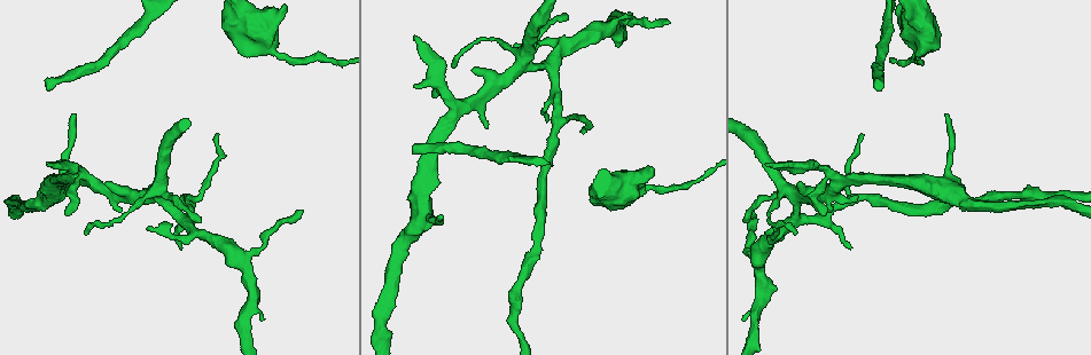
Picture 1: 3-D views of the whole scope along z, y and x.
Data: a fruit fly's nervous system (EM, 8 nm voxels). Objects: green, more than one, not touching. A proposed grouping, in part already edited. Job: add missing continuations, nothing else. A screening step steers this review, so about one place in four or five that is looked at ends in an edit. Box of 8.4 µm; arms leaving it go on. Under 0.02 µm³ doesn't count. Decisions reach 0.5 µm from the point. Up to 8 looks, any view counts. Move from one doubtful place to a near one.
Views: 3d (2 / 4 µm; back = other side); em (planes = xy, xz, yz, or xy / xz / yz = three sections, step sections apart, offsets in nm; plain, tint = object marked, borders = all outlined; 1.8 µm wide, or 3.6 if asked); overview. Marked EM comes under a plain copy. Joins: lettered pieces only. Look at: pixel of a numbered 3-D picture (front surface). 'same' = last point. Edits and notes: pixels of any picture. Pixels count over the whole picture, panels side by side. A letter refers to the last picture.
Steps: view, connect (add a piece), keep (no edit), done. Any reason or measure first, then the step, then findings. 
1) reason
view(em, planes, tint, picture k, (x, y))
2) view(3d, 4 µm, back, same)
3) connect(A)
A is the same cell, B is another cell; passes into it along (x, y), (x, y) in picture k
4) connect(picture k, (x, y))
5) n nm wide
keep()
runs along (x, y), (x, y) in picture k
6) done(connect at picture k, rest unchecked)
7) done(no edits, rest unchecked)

tapers out
view(em, yz, step 8, borders, picture 1, (754, 213))

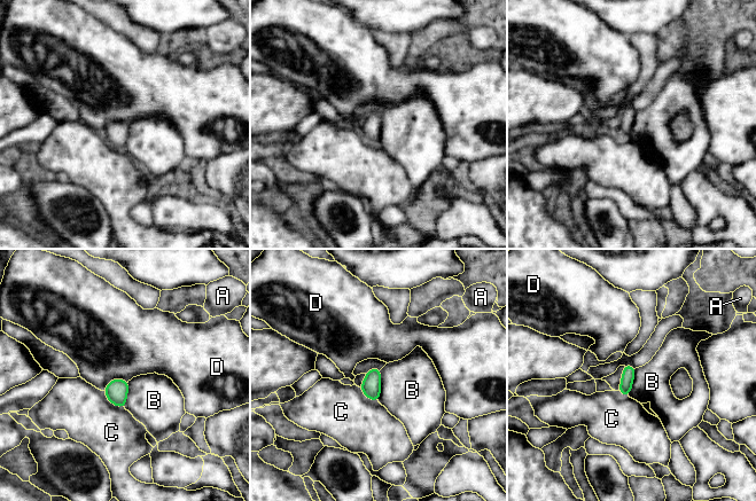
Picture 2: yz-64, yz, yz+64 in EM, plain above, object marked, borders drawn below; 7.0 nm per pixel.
keep()
A, B, C and D are other cells; none of them fits

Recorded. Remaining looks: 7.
free end
view(3d, 4 µm, picture 1, (586, 132))

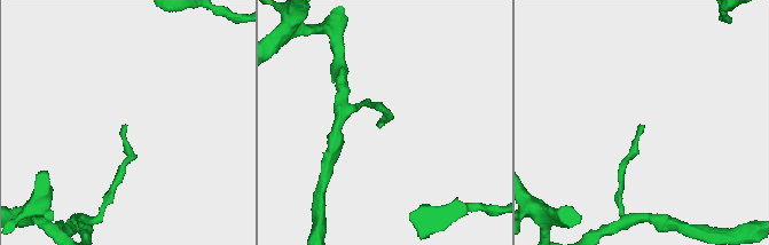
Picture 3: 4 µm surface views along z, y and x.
view(em, planes, borders, picture 3, (379, 124))

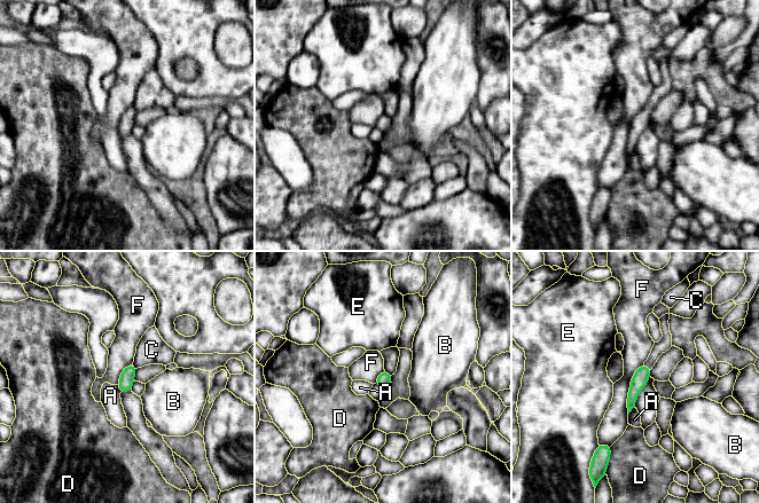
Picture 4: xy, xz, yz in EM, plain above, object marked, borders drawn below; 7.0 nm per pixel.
keep()
A, B, C, D, E and F are other cells; border along (643, 363), (631, 382), (627, 413) in picture 4; no lettered piece goes on from it

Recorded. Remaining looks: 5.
free end
view(em, planes, borders, picture 1, (47, 86))

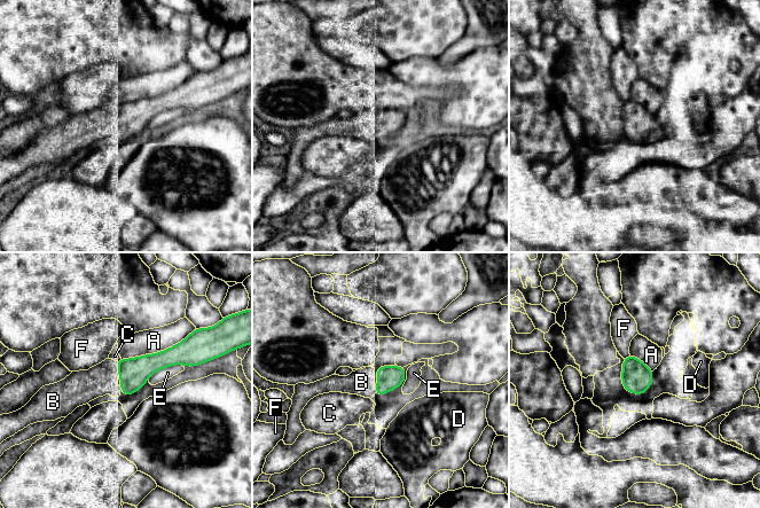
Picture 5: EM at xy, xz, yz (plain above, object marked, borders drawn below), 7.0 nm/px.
A touches over 500 nm
connect(B)
B is the same cell, A, C, D, E and F are other cells; the neuron continues

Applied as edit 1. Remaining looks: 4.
done(connect at picture 5, rest unchecked)

